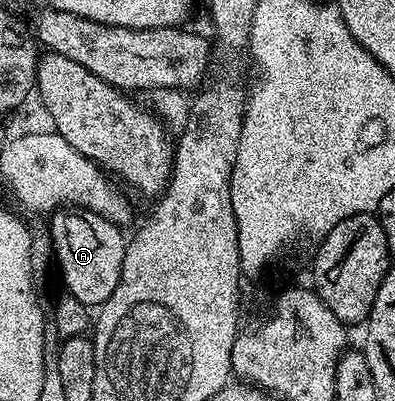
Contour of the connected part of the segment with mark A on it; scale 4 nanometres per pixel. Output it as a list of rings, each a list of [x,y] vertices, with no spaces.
[[[78,208],[54,211],[49,218],[49,229],[54,246],[54,261],[58,273],[59,270],[63,273],[66,293],[77,296],[77,300],[89,308],[102,306],[109,296],[113,296],[117,259],[125,245],[124,231],[101,216]]]

